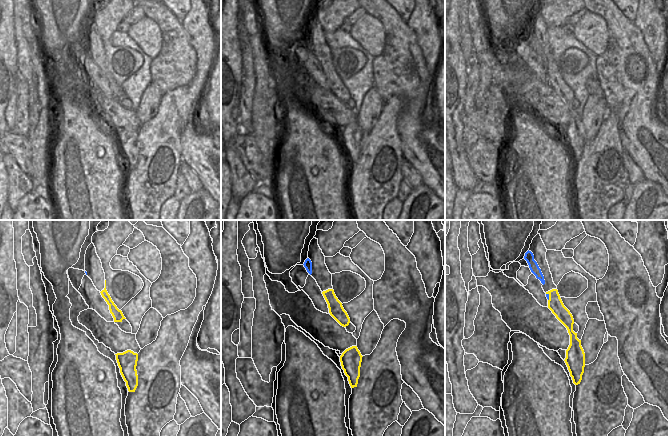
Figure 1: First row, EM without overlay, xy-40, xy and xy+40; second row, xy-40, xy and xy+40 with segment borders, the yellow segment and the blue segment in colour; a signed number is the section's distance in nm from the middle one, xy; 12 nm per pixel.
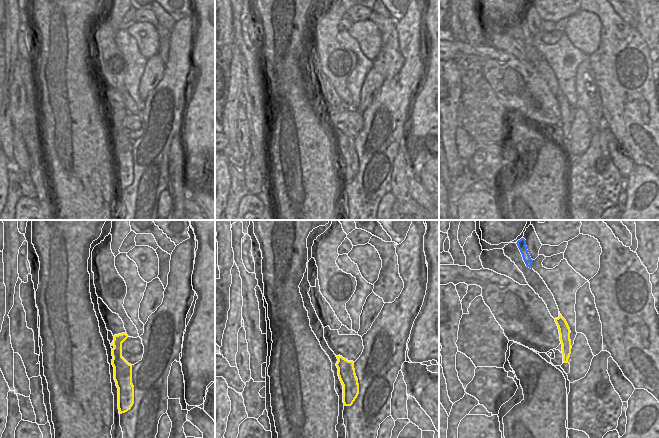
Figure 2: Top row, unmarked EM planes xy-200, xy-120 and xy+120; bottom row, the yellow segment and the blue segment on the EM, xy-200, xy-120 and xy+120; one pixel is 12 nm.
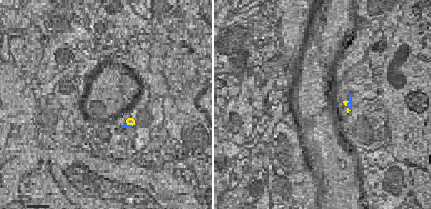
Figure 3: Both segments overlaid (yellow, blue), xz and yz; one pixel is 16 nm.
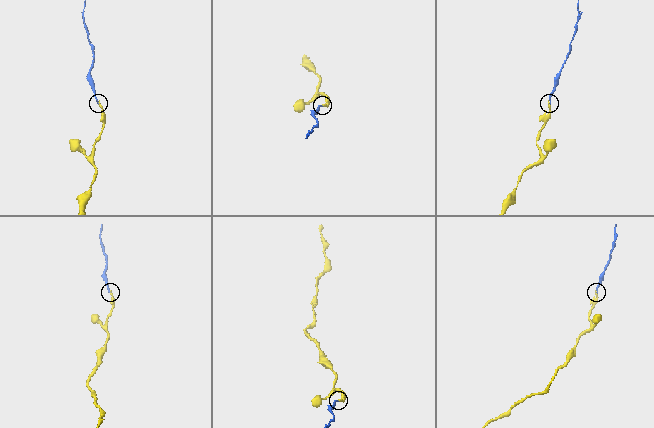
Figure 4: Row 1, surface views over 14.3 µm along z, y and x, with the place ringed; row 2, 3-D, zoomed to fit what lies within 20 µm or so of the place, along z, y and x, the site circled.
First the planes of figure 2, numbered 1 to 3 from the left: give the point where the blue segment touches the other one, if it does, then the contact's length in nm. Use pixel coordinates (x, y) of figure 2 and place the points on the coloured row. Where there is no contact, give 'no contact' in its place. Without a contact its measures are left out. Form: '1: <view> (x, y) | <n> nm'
1: no contact
2: no contact
3: no contact

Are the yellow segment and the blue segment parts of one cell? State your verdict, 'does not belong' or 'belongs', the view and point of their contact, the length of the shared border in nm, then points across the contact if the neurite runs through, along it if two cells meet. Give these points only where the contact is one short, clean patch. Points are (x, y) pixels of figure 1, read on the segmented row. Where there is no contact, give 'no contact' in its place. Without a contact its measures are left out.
does not belong; meets yellow in xy+40 at (549, 297); contact 100 nm long

